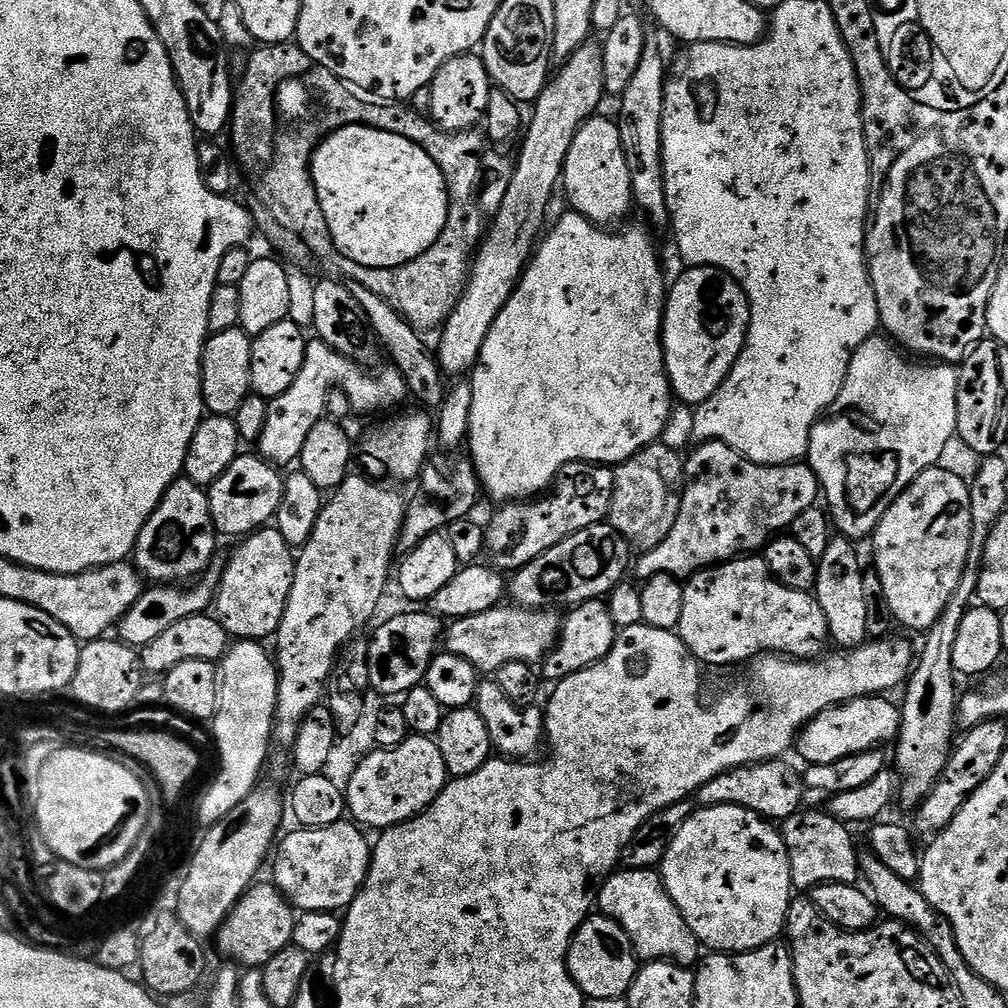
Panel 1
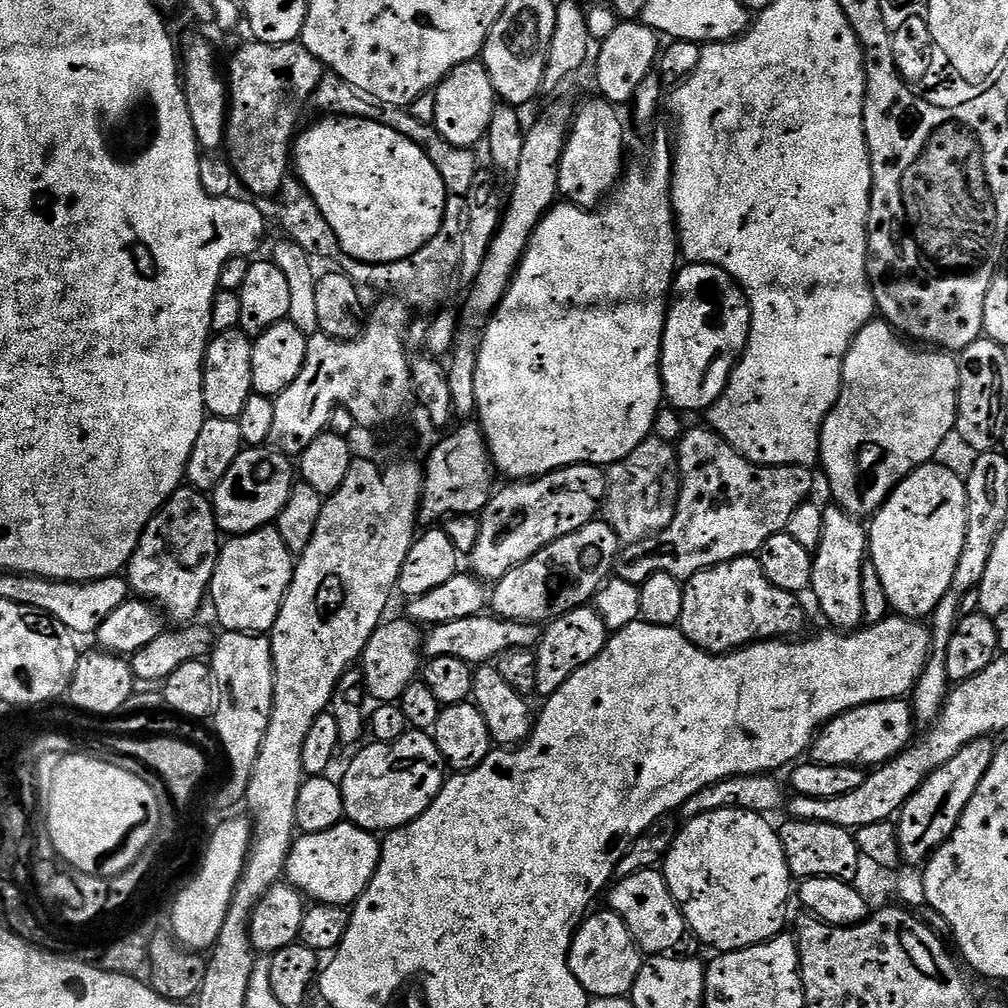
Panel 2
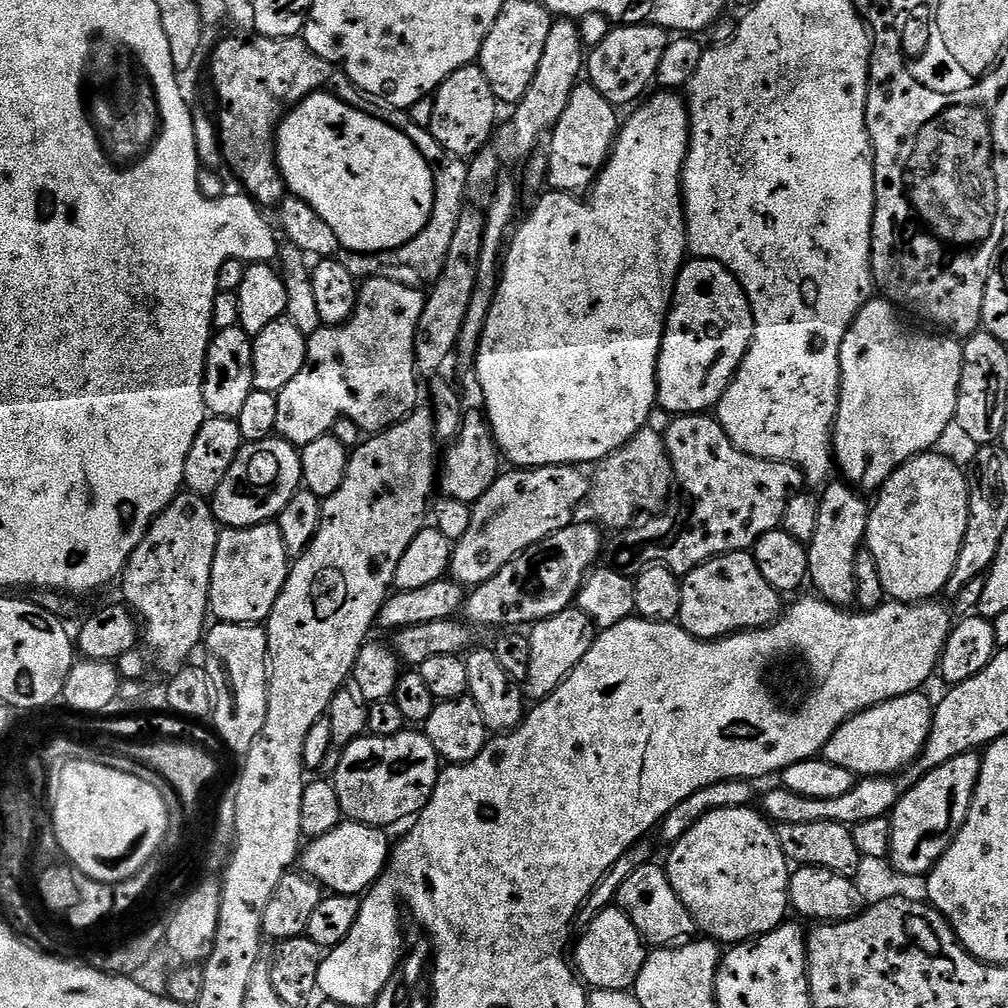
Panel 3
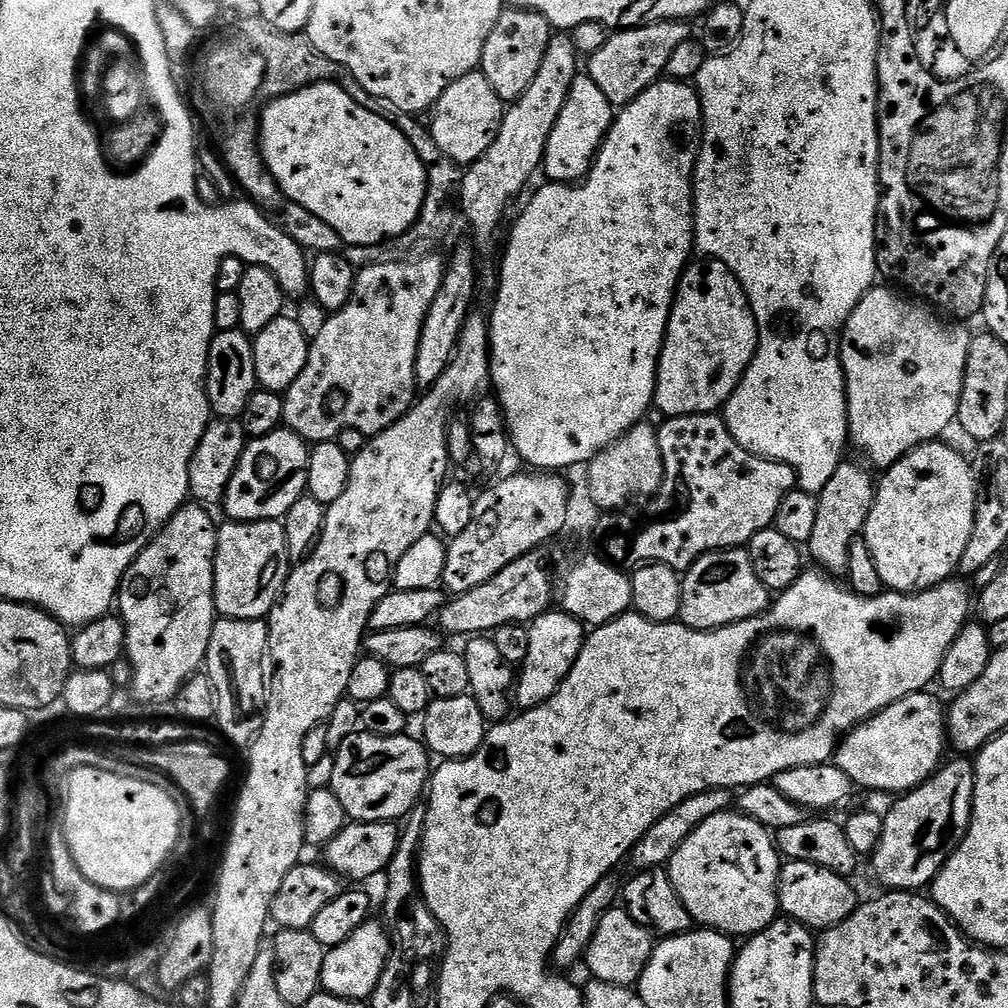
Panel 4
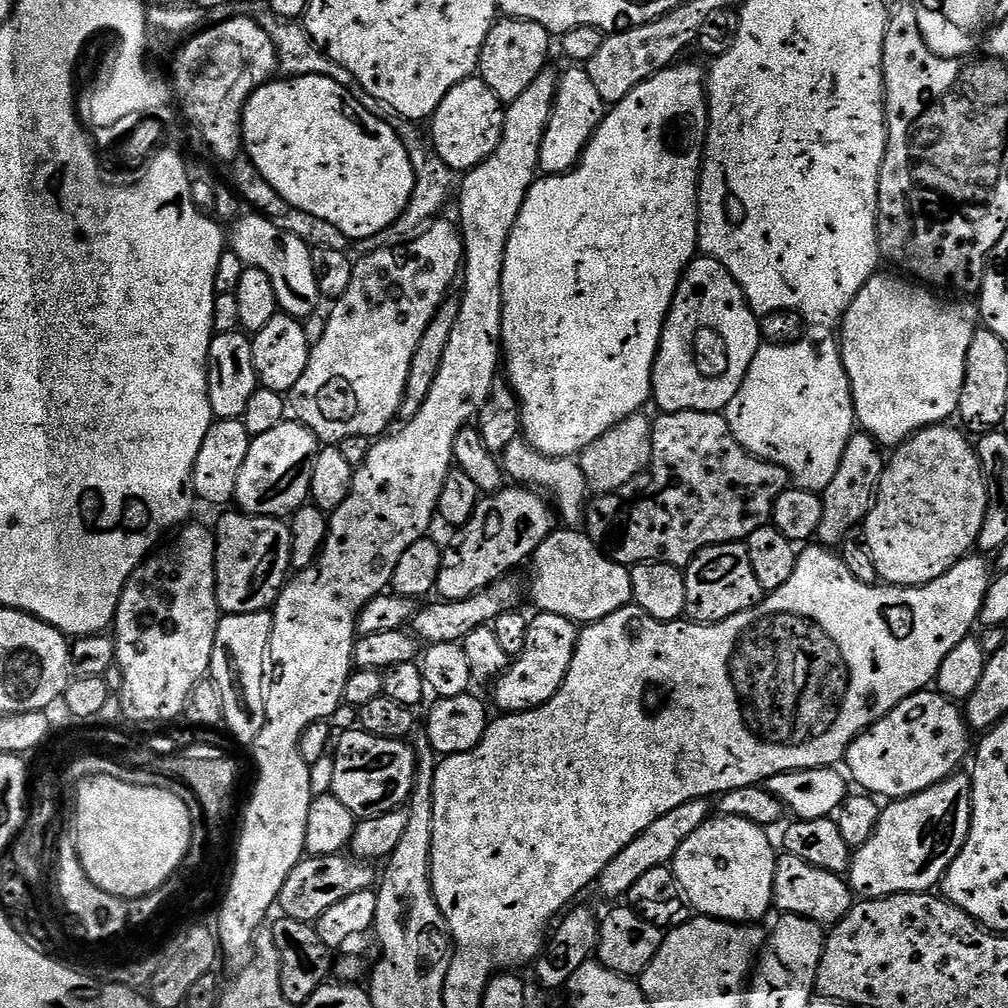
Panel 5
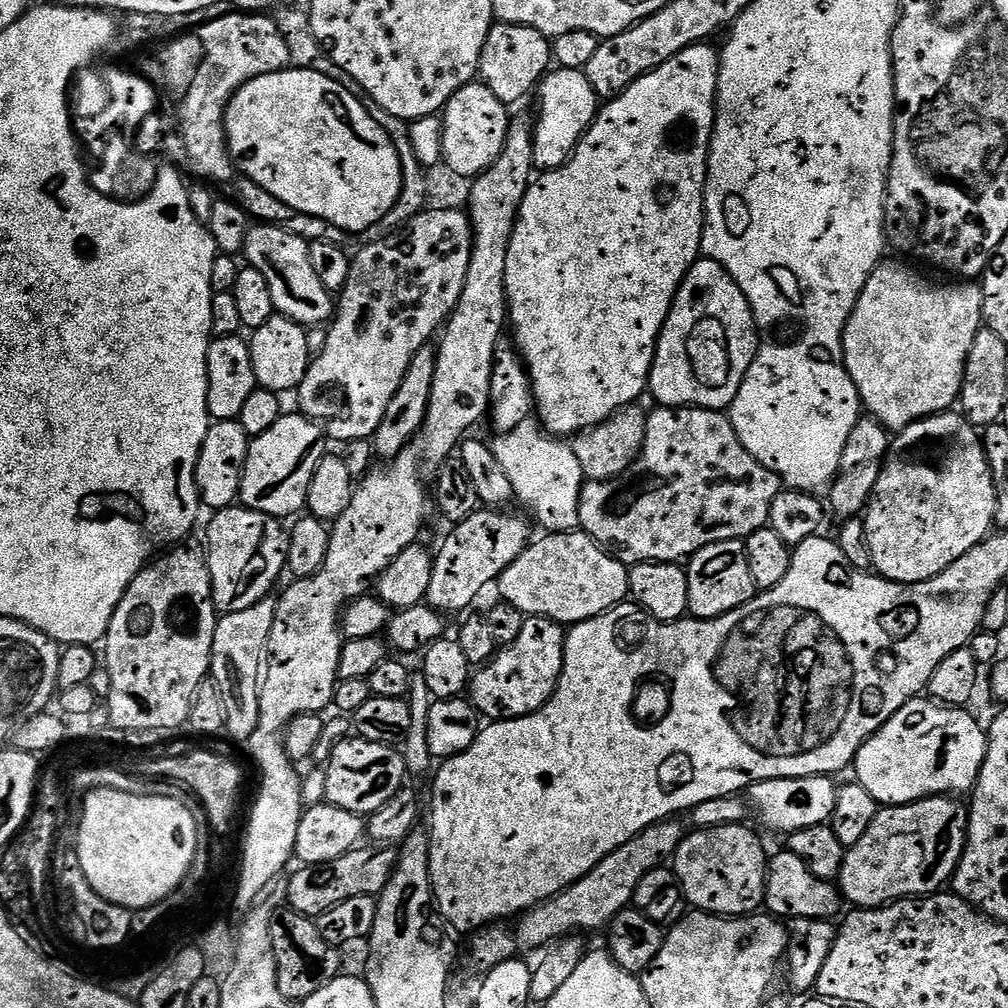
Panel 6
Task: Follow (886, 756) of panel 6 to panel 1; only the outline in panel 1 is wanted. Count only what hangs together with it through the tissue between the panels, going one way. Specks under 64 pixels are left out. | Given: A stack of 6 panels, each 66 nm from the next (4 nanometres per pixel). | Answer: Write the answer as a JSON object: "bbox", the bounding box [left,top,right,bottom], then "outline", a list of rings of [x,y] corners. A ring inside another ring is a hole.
{"bbox":[794,695,900,765],"outline":[[[887,695],[879,696],[855,696],[852,700],[847,700],[845,704],[835,704],[832,708],[827,708],[822,714],[818,714],[806,725],[800,735],[797,736],[794,745],[795,751],[800,751],[800,756],[805,761],[805,765],[829,764],[838,762],[838,758],[846,758],[854,754],[871,752],[879,749],[880,744],[891,745],[900,735],[900,708],[892,705],[888,701]]]}

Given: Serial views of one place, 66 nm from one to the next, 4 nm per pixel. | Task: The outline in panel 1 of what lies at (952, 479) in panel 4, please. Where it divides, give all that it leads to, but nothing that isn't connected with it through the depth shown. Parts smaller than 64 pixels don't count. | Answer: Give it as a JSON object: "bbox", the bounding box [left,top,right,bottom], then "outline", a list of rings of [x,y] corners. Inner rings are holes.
{"bbox":[870,466,972,634],"outline":[[[944,466],[928,468],[886,510],[871,537],[870,545],[876,551],[874,571],[882,578],[882,590],[892,611],[893,621],[904,628],[913,628],[919,634],[927,633],[938,622],[946,602],[958,590],[958,582],[968,566],[968,551],[972,541],[970,518],[970,484],[967,479],[947,472]]]}

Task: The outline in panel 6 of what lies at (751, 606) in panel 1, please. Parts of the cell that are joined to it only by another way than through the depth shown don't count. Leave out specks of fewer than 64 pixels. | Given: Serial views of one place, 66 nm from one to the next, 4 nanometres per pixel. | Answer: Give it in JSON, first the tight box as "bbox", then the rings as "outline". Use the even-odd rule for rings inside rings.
{"bbox":[687,540,758,620],"outline":[[[723,540],[698,550],[687,561],[688,612],[698,620],[713,620],[730,610],[738,610],[749,604],[758,589],[754,574],[750,574],[750,562],[744,540]]]}

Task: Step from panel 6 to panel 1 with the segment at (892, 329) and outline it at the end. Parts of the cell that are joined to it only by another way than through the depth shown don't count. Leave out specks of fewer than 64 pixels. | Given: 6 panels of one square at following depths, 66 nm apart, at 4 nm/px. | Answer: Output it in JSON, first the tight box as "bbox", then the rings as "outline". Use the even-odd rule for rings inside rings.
{"bbox":[806,334,957,542],"outline":[[[880,334],[871,336],[866,342],[862,342],[862,346],[858,346],[856,348],[856,353],[852,355],[852,361],[850,362],[848,373],[846,374],[846,382],[842,386],[838,398],[828,407],[826,415],[816,421],[816,424],[812,427],[812,433],[810,434],[806,463],[809,468],[814,470],[814,474],[817,478],[820,479],[822,496],[825,501],[828,499],[829,505],[827,504],[827,507],[830,509],[830,515],[834,521],[835,527],[839,530],[841,535],[844,535],[853,542],[861,542],[860,540],[864,539],[864,541],[867,541],[869,537],[875,533],[878,522],[884,517],[890,505],[911,486],[914,482],[914,478],[918,478],[920,472],[925,472],[928,468],[937,467],[937,465],[943,461],[940,459],[943,458],[944,451],[948,448],[948,443],[954,440],[956,436],[957,369],[953,367],[953,365],[943,362],[937,363],[935,366],[928,362],[916,362],[920,364],[911,364],[911,362],[907,360],[907,358],[909,359],[907,355],[904,355],[904,357],[899,356],[899,354],[904,355],[897,351],[891,339],[885,338]]]}

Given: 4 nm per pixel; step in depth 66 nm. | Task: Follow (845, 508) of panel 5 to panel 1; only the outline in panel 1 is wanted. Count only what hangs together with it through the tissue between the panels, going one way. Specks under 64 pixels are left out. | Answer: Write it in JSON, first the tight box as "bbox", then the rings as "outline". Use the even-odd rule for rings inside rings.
{"bbox":[814,538,869,650],"outline":[[[834,538],[816,566],[814,595],[818,606],[826,614],[831,643],[840,650],[859,648],[869,639],[866,630],[866,590],[864,589],[865,565],[860,565],[857,545],[847,538]]]}

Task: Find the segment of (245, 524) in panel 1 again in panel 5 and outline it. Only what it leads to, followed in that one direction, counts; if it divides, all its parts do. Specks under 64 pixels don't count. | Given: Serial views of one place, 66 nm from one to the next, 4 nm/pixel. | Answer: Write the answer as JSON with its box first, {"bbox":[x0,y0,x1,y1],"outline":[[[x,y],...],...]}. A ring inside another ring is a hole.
{"bbox":[235,422,322,517],"outline":[[[285,422],[274,426],[267,434],[255,437],[246,454],[246,462],[242,462],[242,474],[238,474],[235,507],[250,516],[287,517],[298,508],[304,507],[312,490],[312,471],[316,455],[322,445],[310,429],[295,422]]]}

